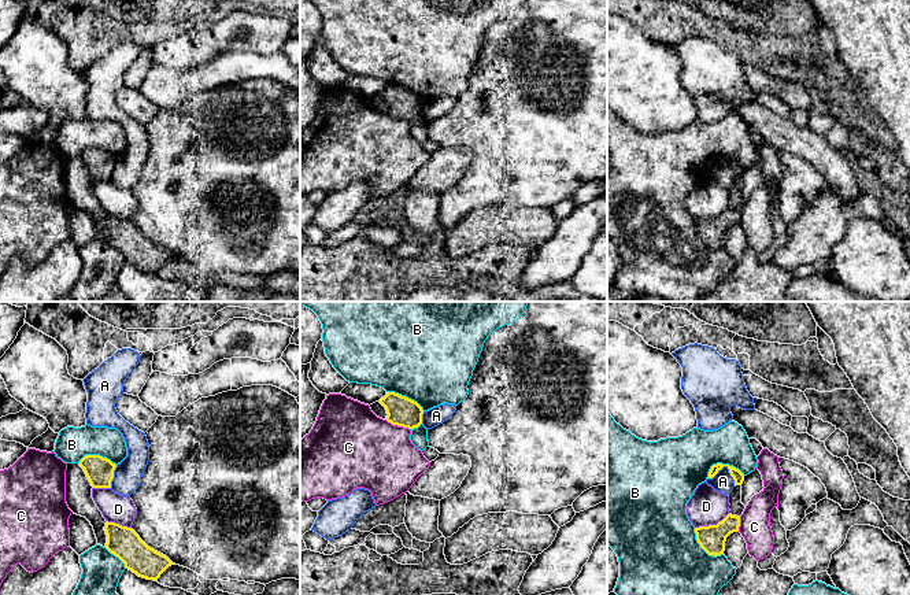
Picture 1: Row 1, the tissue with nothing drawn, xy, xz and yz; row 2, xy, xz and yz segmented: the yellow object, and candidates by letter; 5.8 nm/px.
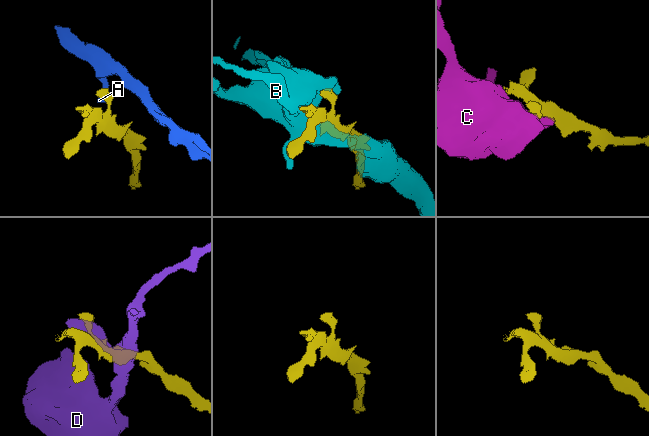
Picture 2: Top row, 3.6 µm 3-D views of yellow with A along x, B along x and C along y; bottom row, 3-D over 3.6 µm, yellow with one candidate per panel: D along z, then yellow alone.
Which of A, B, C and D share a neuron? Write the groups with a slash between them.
A / B / C / D

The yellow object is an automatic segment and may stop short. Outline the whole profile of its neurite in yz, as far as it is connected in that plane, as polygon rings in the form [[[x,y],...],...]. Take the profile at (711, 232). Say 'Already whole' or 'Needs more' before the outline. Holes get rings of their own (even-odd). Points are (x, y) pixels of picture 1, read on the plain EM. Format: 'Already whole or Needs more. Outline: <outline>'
Already whole. Outline: [[[728,207],[717,218],[695,221],[696,233],[709,248],[721,248],[725,244],[726,230],[737,225],[740,210]]]

